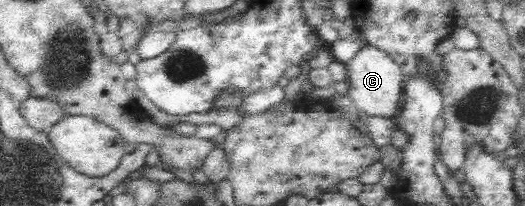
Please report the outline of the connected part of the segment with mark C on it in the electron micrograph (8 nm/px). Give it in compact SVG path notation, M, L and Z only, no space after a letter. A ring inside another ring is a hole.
M365 44L358 49L351 59L347 60L347 83L349 90L345 93L359 111L370 115L381 115L393 118L400 106L401 93L405 76L401 66L385 50L377 45Z

